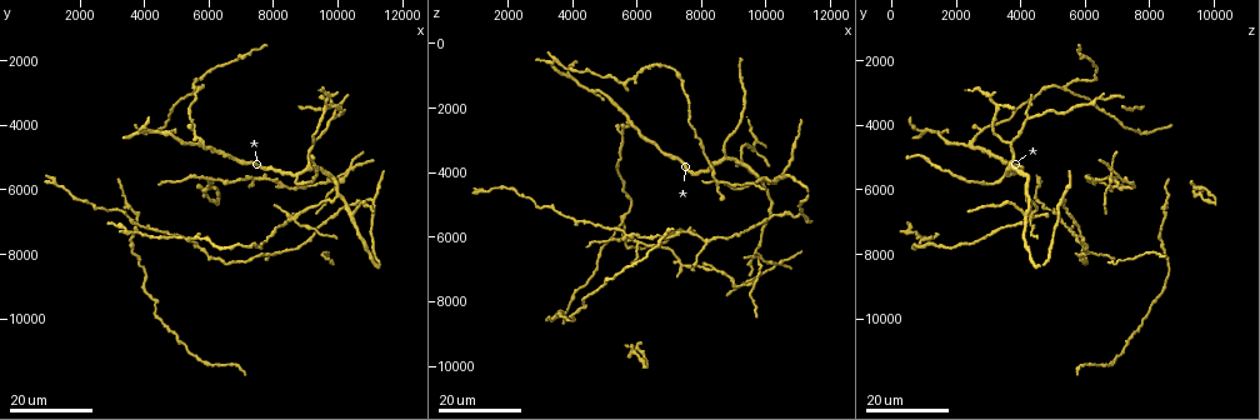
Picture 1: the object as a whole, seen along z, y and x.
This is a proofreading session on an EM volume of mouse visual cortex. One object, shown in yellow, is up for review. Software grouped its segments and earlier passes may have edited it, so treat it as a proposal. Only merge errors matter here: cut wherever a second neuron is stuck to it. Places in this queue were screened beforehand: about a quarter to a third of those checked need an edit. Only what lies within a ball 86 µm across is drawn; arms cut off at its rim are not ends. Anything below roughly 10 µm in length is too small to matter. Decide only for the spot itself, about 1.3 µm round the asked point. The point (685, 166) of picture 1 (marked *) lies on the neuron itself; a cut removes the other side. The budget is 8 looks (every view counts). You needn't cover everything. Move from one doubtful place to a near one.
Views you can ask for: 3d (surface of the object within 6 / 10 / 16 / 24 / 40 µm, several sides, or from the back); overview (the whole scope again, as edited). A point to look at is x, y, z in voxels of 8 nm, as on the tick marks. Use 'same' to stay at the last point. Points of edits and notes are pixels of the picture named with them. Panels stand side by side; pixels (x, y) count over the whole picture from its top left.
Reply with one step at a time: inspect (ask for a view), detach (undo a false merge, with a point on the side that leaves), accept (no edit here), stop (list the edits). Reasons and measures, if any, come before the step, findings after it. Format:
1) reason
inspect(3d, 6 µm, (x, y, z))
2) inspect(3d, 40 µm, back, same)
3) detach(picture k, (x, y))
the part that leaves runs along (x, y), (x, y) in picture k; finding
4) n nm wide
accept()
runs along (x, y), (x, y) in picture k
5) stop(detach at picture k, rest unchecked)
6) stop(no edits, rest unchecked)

arms part here
inspect(3d, 16 µm, (8800, 5500, 3500))

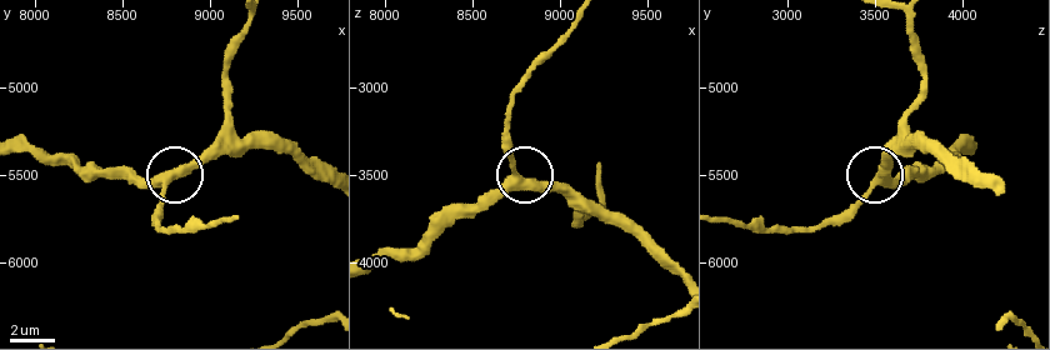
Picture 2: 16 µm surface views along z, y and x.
closer look
inspect(3d, 10 µm, (8740, 5600, 3480))

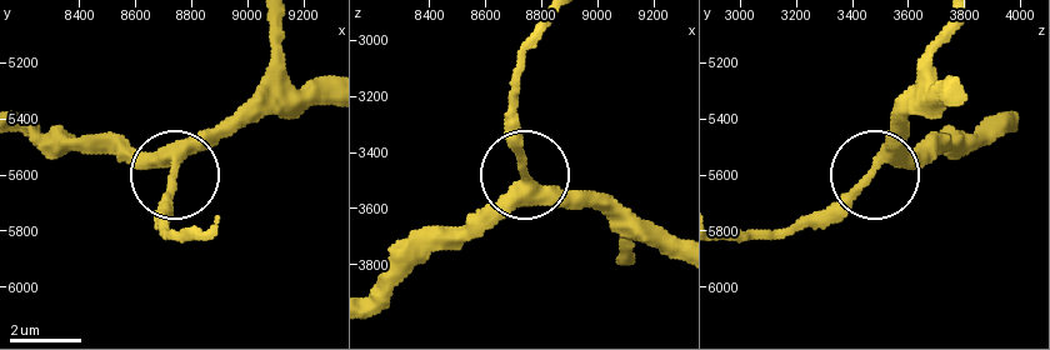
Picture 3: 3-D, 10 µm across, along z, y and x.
inspect(3d, 6 µm, (8740, 5590, 3480))

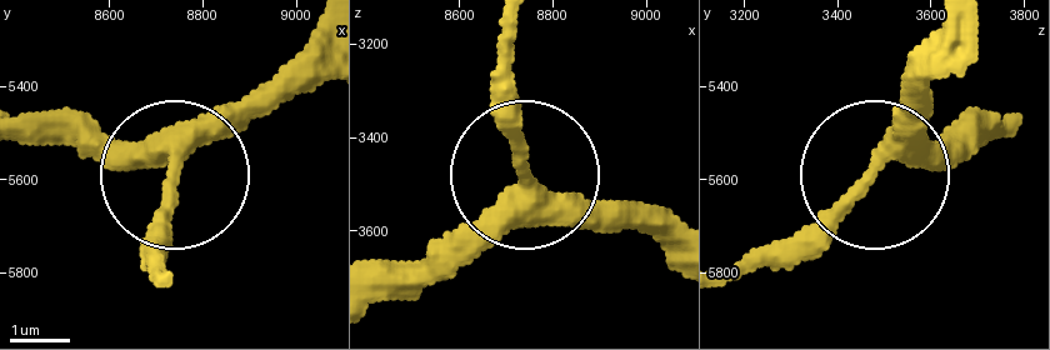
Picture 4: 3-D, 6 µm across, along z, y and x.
3 arms
accept()
all the same neuron

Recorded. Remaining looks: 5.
three arms meet
inspect(3d, 16 µm, (9600, 3300, 3200))

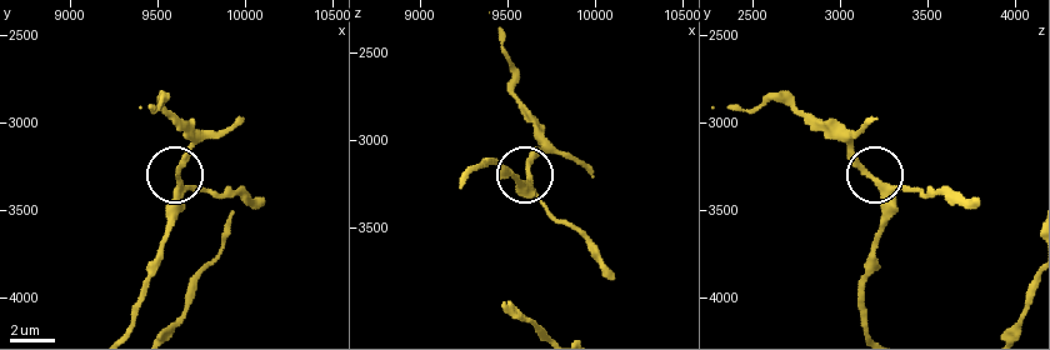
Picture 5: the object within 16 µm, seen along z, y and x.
inspect(3d, 6 µm, (9620, 3360, 3240))

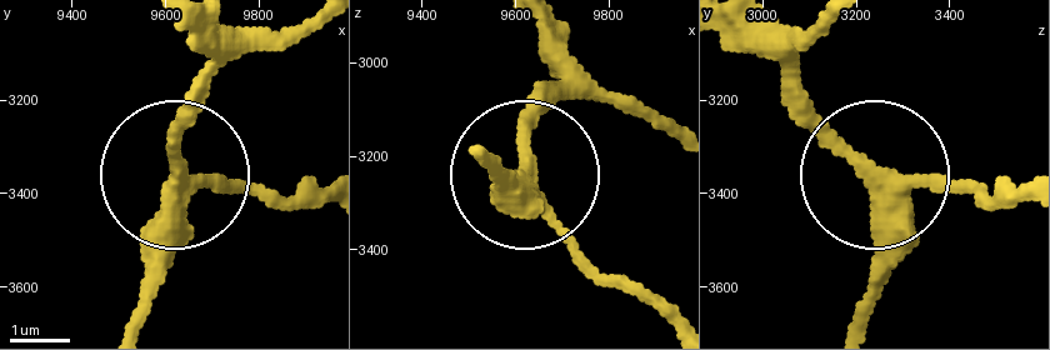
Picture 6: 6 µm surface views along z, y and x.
accept()
runs along (128, 321), (196, 29) in picture 6; one neuron here

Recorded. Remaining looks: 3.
calibre changes
inspect(3d, 24 µm, (10500, 6400, 5200))

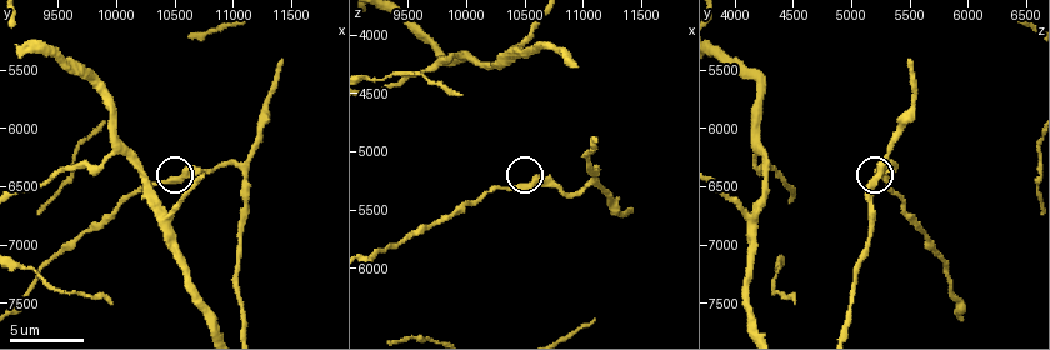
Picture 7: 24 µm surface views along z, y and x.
inspect(3d, 6 µm, (10500, 6460, 5300))

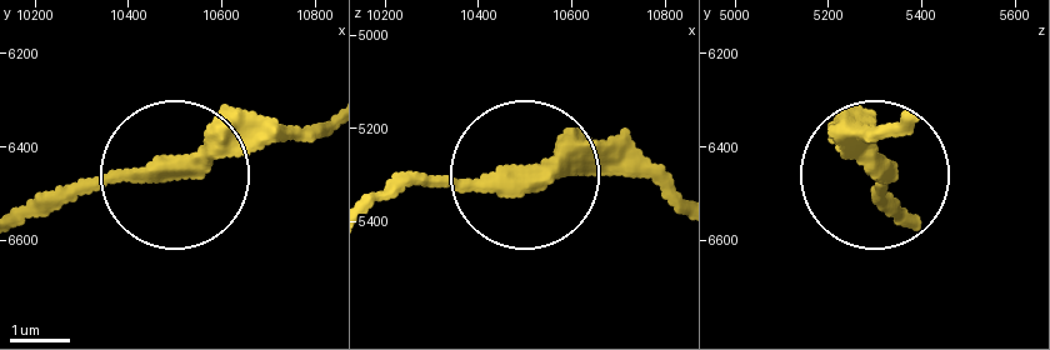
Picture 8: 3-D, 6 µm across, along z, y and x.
accept()
one neuron here

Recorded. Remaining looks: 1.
stop(no edits, rest unchecked)

